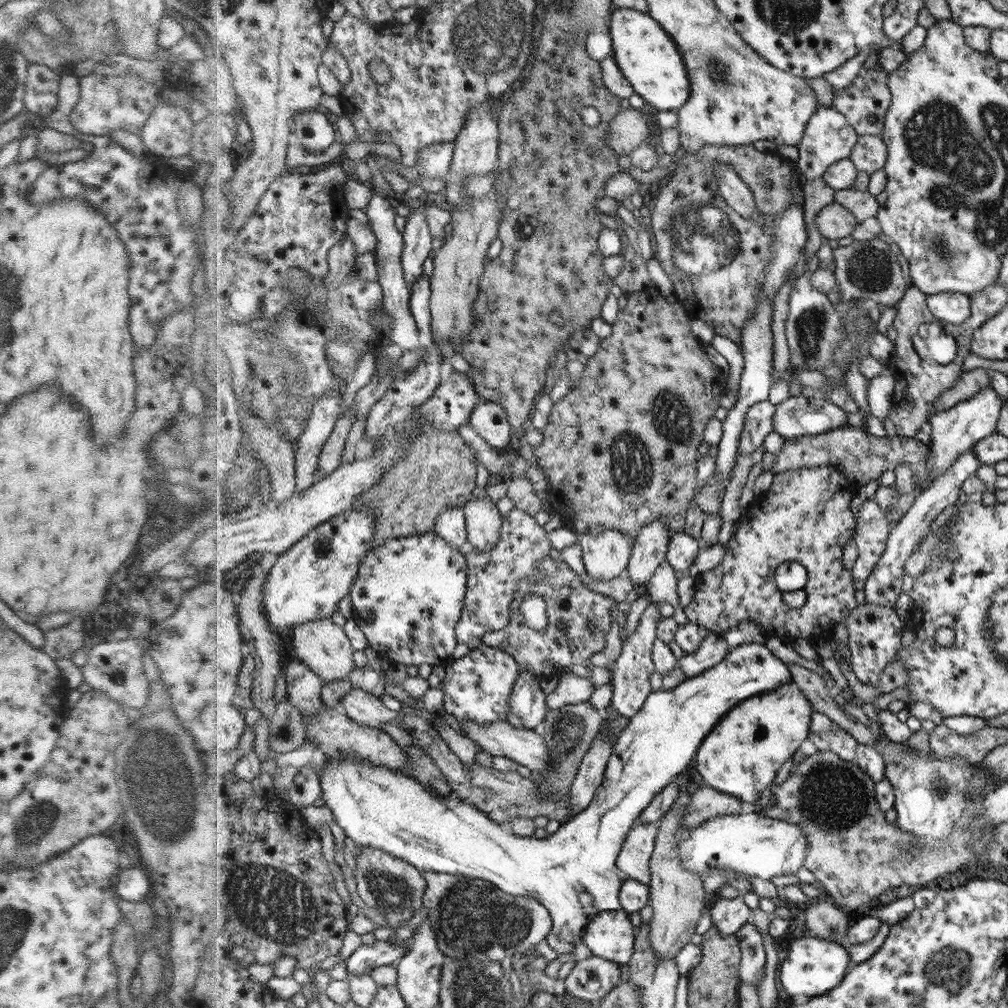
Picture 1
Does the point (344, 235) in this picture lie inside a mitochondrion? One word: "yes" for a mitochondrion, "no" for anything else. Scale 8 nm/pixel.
no

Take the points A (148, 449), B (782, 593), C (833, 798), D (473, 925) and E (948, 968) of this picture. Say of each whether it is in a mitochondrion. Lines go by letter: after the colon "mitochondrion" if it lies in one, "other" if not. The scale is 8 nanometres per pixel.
A: other
B: other
C: mitochondrion
D: mitochondrion
E: mitochondrion

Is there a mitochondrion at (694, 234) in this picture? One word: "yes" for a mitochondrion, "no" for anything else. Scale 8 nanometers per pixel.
yes

